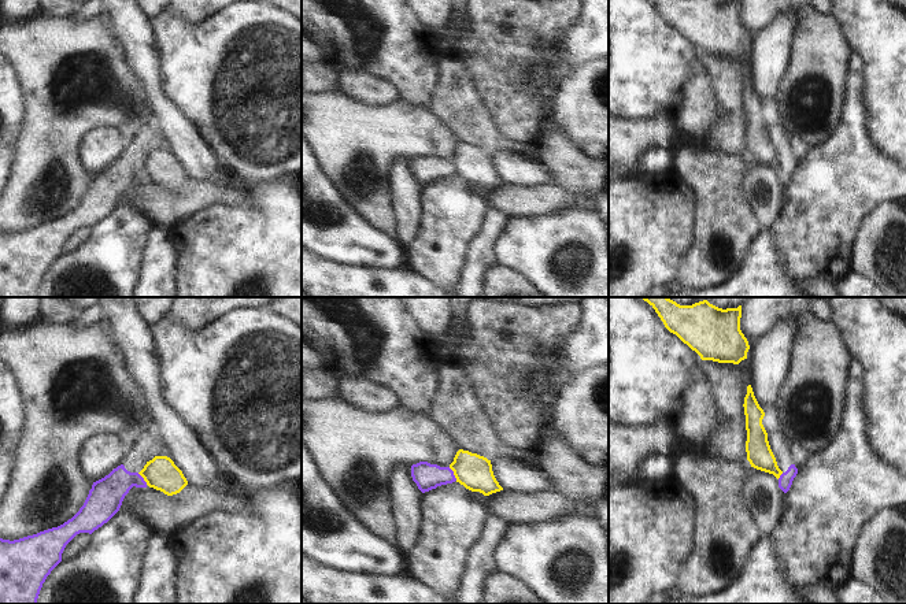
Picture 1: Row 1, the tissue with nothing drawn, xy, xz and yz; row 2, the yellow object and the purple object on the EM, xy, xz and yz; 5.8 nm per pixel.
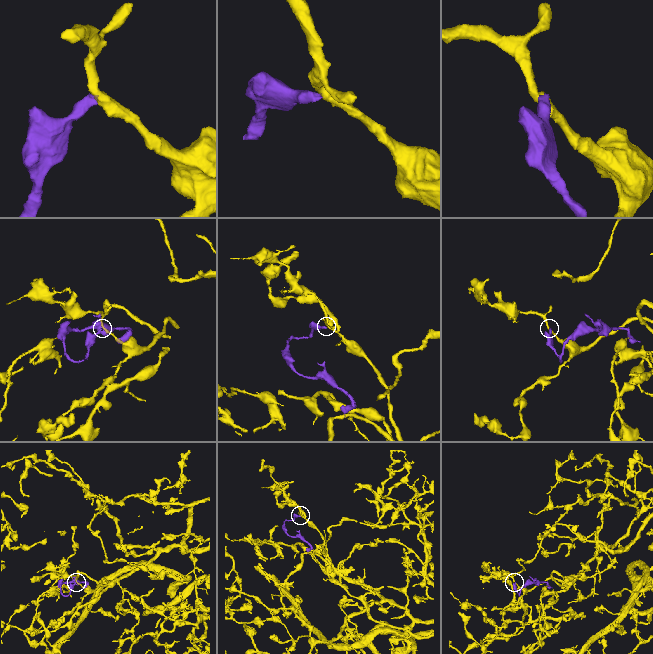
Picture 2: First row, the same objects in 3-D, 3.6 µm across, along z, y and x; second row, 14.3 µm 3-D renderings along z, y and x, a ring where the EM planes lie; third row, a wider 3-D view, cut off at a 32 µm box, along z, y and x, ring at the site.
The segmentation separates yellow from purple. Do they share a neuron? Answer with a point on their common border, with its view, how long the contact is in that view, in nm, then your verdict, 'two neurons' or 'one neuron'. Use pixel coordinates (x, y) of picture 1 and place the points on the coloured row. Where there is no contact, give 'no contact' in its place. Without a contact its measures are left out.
meets yellow in xz at (454, 474); contact 90 nm long; two neurons

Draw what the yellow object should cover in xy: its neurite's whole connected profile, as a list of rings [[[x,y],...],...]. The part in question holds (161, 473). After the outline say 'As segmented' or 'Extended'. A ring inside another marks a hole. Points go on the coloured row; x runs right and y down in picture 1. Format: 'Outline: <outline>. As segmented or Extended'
Outline: [[[155,456],[138,474],[149,488],[167,496],[180,493],[188,485],[182,471],[167,456]]]. As segmented.

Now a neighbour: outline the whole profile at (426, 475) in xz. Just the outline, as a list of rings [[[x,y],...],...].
[[[428,462],[413,464],[411,477],[422,493],[456,481],[450,467],[440,467]]]

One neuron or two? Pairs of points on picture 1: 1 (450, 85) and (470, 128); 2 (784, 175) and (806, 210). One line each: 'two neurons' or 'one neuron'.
1: one neuron
2: two neurons

